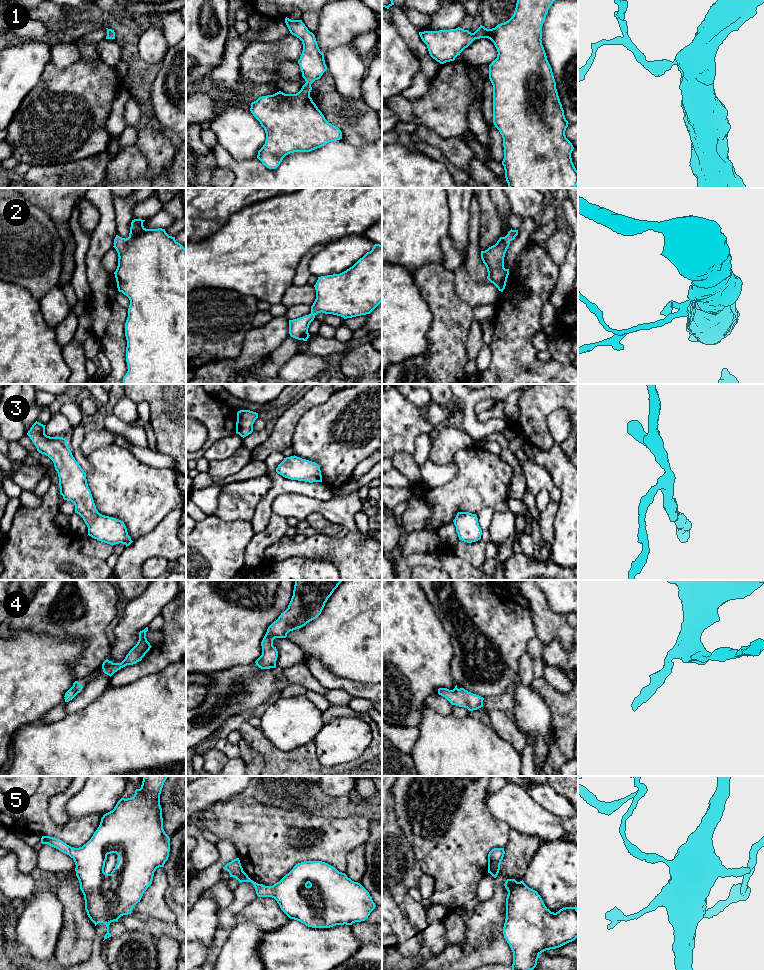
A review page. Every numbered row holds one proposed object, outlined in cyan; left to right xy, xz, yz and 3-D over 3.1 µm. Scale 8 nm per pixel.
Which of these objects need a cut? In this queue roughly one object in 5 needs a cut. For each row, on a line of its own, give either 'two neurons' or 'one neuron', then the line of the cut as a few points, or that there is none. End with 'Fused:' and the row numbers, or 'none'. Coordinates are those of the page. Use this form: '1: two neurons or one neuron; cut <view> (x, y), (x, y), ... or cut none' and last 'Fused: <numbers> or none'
1: one neuron; cut none
2: one neuron; cut none
3: one neuron; cut none
4: one neuron; cut none
5: one neuron; cut none
Fused: none

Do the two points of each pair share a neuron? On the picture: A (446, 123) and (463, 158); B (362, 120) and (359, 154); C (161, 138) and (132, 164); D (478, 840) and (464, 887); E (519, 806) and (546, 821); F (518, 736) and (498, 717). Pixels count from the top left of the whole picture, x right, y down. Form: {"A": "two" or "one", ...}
{"A": "two", "B": "two", "C": "two", "D": "one", "E": "one", "F": "one"}

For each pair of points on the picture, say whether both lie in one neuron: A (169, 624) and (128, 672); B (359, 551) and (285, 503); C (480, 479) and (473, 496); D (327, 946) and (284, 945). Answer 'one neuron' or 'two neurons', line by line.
A: one neuron
B: one neuron
C: one neuron
D: one neuron

